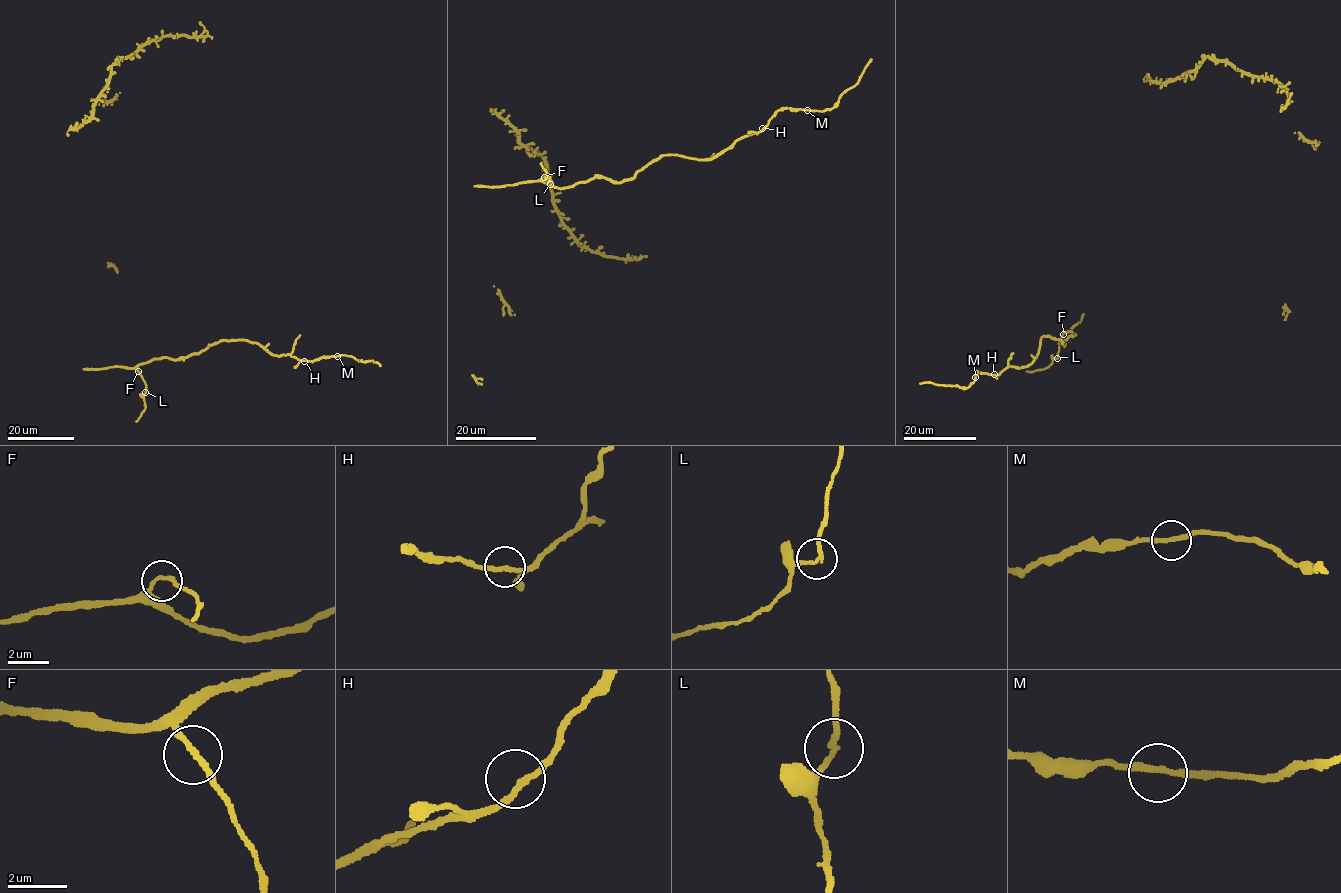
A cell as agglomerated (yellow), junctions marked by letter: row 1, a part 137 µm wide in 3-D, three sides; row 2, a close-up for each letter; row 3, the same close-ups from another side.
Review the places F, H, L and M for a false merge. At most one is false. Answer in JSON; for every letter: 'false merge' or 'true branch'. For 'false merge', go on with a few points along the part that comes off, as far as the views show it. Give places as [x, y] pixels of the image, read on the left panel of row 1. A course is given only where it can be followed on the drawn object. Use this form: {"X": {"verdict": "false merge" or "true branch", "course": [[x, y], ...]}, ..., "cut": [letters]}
{"F": {"verdict": "true branch"}, "H": {"verdict": "true branch"}, "L": {"verdict": "true branch"}, "M": {"verdict": "true branch"}, "cut": []}

